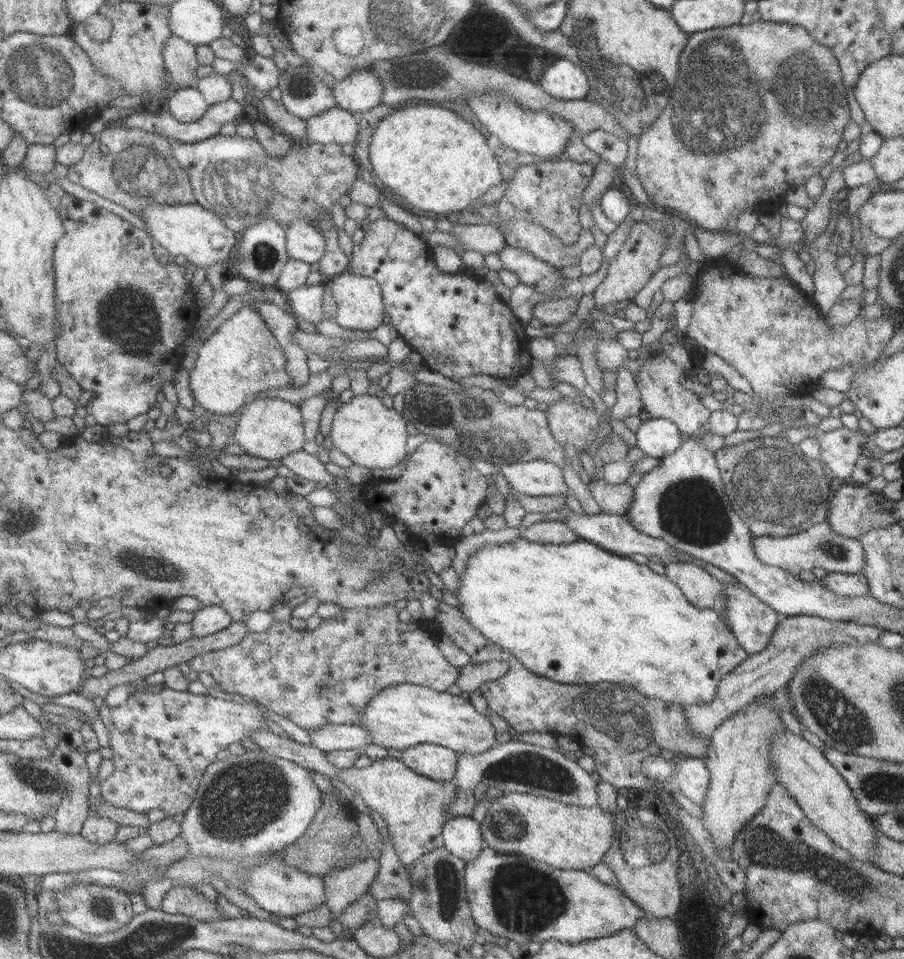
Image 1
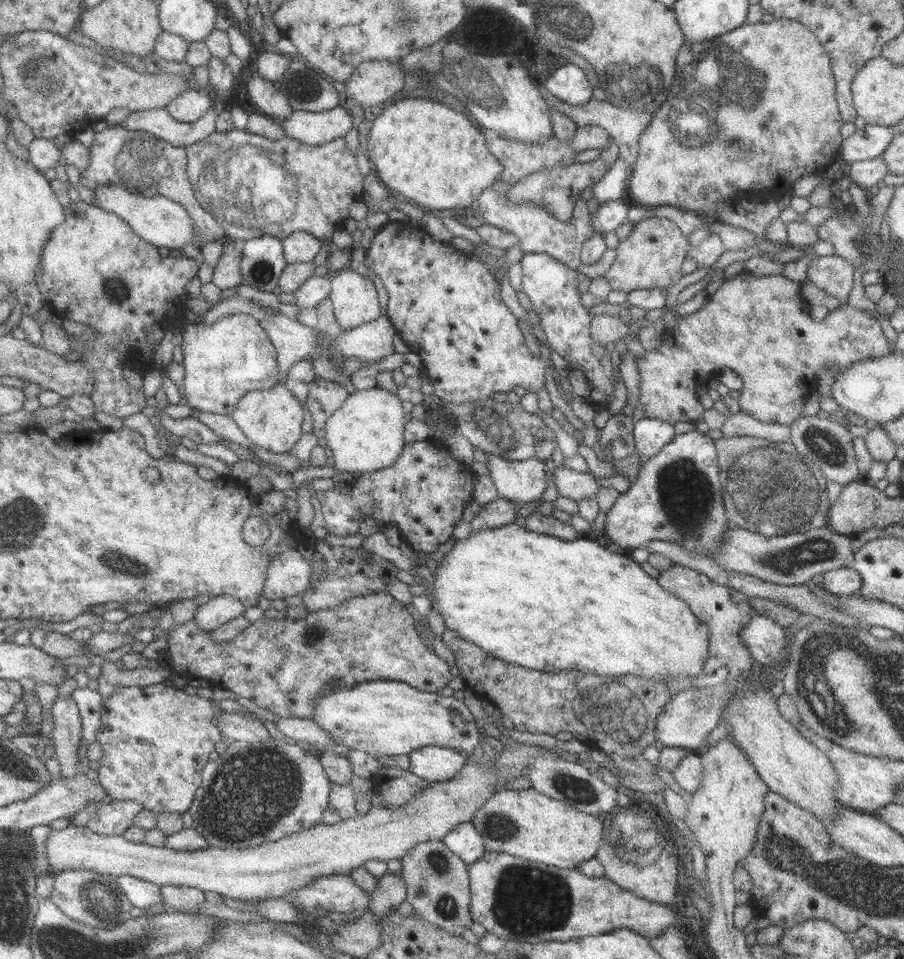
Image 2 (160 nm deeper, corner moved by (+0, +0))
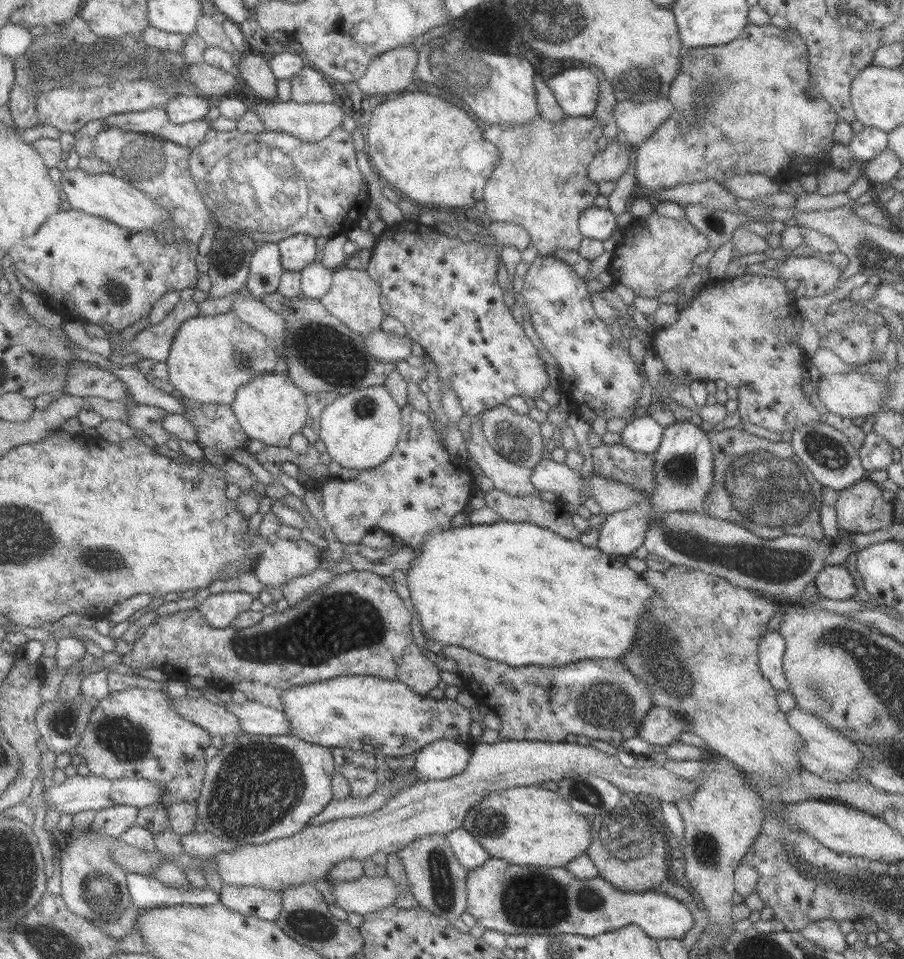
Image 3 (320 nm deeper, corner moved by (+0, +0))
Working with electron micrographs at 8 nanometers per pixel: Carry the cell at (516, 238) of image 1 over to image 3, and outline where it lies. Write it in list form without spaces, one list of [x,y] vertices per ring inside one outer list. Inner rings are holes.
[[[535,115],[526,123],[479,124],[483,138],[493,142],[501,150],[499,166],[493,170],[485,184],[482,201],[485,214],[493,222],[513,222],[525,228],[530,244],[537,249],[537,256],[549,256],[552,250],[576,251],[583,236],[578,229],[579,216],[585,208],[594,204],[597,183],[587,178],[587,166],[591,163],[597,148],[595,143],[603,135],[601,123],[593,116],[565,117],[559,122],[549,122],[541,115]]]

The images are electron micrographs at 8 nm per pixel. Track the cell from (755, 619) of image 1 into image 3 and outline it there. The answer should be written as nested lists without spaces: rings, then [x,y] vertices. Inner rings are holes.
[[[777,631],[765,632],[759,647],[757,647],[757,658],[759,671],[769,685],[777,694],[789,692],[789,684],[785,680],[782,669],[782,658],[785,652],[785,642]]]

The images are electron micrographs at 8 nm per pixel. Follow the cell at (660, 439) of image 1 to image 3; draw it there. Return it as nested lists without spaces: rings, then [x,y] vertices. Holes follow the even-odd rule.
[[[648,414],[628,420],[621,430],[619,443],[633,452],[651,454],[659,446],[663,429]]]

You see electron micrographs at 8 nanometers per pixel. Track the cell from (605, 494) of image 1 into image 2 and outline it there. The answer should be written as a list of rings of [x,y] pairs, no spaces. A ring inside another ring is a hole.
[[[552,467],[553,472],[551,482],[555,485],[555,490],[559,496],[568,498],[569,500],[583,500],[584,498],[593,497],[596,495],[599,486],[593,480],[589,473],[577,472],[571,468]]]

